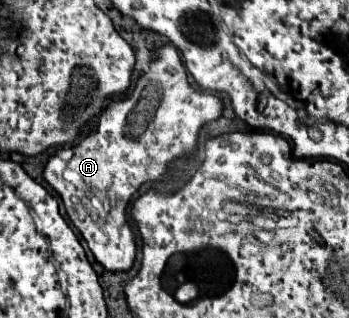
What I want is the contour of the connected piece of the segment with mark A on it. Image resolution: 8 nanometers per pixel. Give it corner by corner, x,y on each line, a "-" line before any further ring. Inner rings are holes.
166,45
158,49
158,59
150,65
148,73
138,79
136,89
128,93
124,101
114,101
100,113
96,131
92,135
88,135
76,147
58,149
58,153
48,159
44,179
60,193
68,219
82,233
96,261
102,263
106,271
126,271
134,263
136,241
126,221
126,207
132,193
136,193
142,183
164,177
166,167
172,159
192,153
196,149
200,127
220,117
220,111
222,101
216,95
194,91
190,87
178,51
172,45

